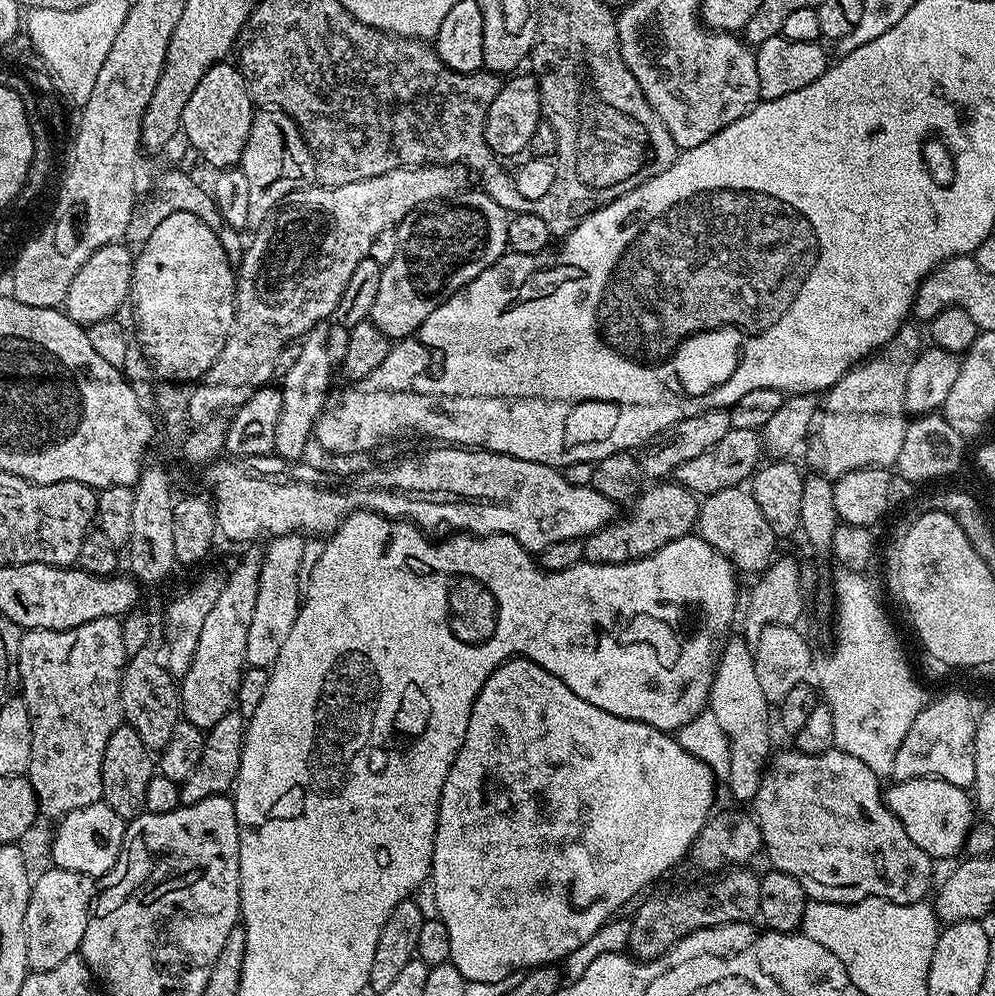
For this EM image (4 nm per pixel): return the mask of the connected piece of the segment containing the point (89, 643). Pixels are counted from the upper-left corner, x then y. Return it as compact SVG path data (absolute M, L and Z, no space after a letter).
M99 616L86 622L78 624L73 628L29 628L23 633L20 640L20 653L15 653L14 660L20 663L20 684L24 687L22 699L28 703L28 713L32 723L32 762L30 765L30 776L39 784L39 799L42 808L50 815L59 817L61 814L72 812L76 808L85 808L91 804L99 804L102 800L102 758L106 754L106 742L110 742L110 734L119 728L122 723L122 709L120 706L120 687L122 686L122 674L126 663L124 651L124 626L115 616Z

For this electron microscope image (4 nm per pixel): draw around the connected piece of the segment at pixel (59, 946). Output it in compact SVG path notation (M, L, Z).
M49 866L42 875L35 877L28 894L24 923L29 969L44 972L79 953L97 887L93 877L55 866Z

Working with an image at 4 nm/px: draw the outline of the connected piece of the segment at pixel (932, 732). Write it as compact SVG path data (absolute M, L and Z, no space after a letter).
M948 692L936 701L925 703L924 709L914 718L914 726L902 738L902 746L894 754L893 781L935 778L968 790L976 782L976 722L972 704L960 692Z

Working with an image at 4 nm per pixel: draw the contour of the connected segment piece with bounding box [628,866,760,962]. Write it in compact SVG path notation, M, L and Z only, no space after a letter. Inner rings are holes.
M740 866L719 878L705 879L708 881L697 888L680 888L677 892L660 892L650 897L637 910L628 932L631 955L640 962L657 960L691 932L751 921L751 916L755 917L760 910L760 876L748 870Z

